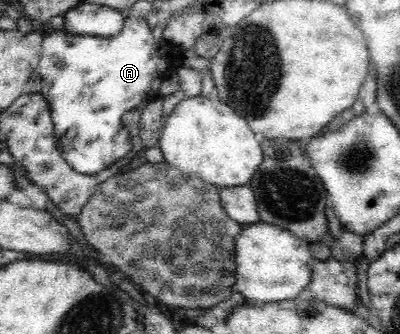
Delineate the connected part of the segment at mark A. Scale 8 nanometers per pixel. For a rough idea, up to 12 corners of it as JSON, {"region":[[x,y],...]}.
{"region":[[128,16],[115,38],[46,34],[38,62],[59,152],[97,174],[123,119],[182,50]]}

